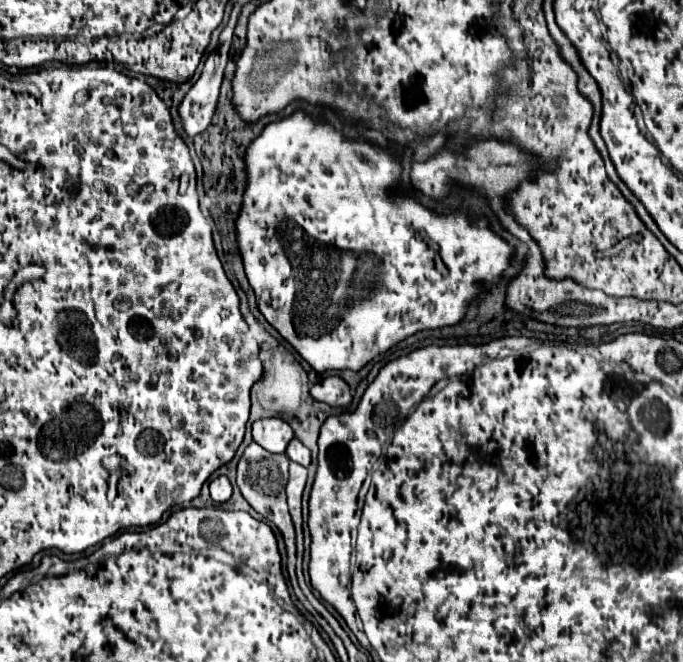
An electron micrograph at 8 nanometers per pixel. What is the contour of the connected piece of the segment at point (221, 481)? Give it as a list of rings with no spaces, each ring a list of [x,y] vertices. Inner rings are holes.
[[[218,476],[210,482],[210,494],[214,502],[226,502],[232,496],[232,486],[226,476]]]

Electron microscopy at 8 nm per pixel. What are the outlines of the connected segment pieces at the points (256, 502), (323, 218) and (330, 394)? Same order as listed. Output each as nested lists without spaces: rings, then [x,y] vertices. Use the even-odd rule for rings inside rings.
[[[252,442],[240,462],[238,462],[238,488],[242,492],[242,496],[248,500],[248,504],[260,514],[264,516],[268,522],[276,524],[276,528],[282,532],[284,536],[284,544],[286,544],[286,552],[288,552],[288,572],[294,572],[294,564],[296,564],[296,542],[294,542],[294,526],[288,514],[288,506],[286,506],[286,482],[288,482],[288,458],[286,454],[272,454],[266,452],[262,446],[258,446],[256,442]]]
[[[296,110],[294,114],[286,118],[278,118],[276,122],[270,122],[264,126],[260,136],[256,136],[244,156],[246,162],[246,188],[242,196],[242,210],[238,218],[234,220],[236,224],[236,240],[238,240],[238,250],[244,262],[244,272],[246,278],[256,294],[258,310],[264,314],[264,318],[274,326],[282,338],[286,338],[294,350],[316,370],[316,372],[326,372],[326,370],[360,370],[364,368],[374,356],[386,352],[394,344],[402,342],[404,338],[422,332],[422,330],[434,330],[434,328],[444,328],[444,326],[456,326],[464,316],[472,300],[478,298],[480,286],[490,286],[494,280],[498,280],[508,268],[510,268],[510,258],[514,254],[514,246],[502,240],[496,232],[490,230],[488,220],[480,220],[486,216],[470,216],[464,210],[452,210],[448,214],[438,214],[430,208],[426,208],[414,194],[408,192],[398,192],[398,182],[402,174],[402,154],[390,150],[390,148],[380,148],[376,144],[364,142],[362,138],[352,138],[346,140],[342,132],[338,132],[330,122],[316,122],[310,114],[304,110]],[[416,232],[424,232],[426,240],[418,238]],[[432,244],[438,246],[438,250],[432,250]],[[342,252],[354,252],[358,256],[358,266],[352,268],[350,274],[354,274],[354,280],[348,280],[348,288],[342,288]]]
[[[328,376],[328,378],[320,380],[320,382],[316,382],[310,388],[310,394],[312,394],[314,400],[330,404],[330,406],[348,408],[352,404],[350,386],[340,376]]]

